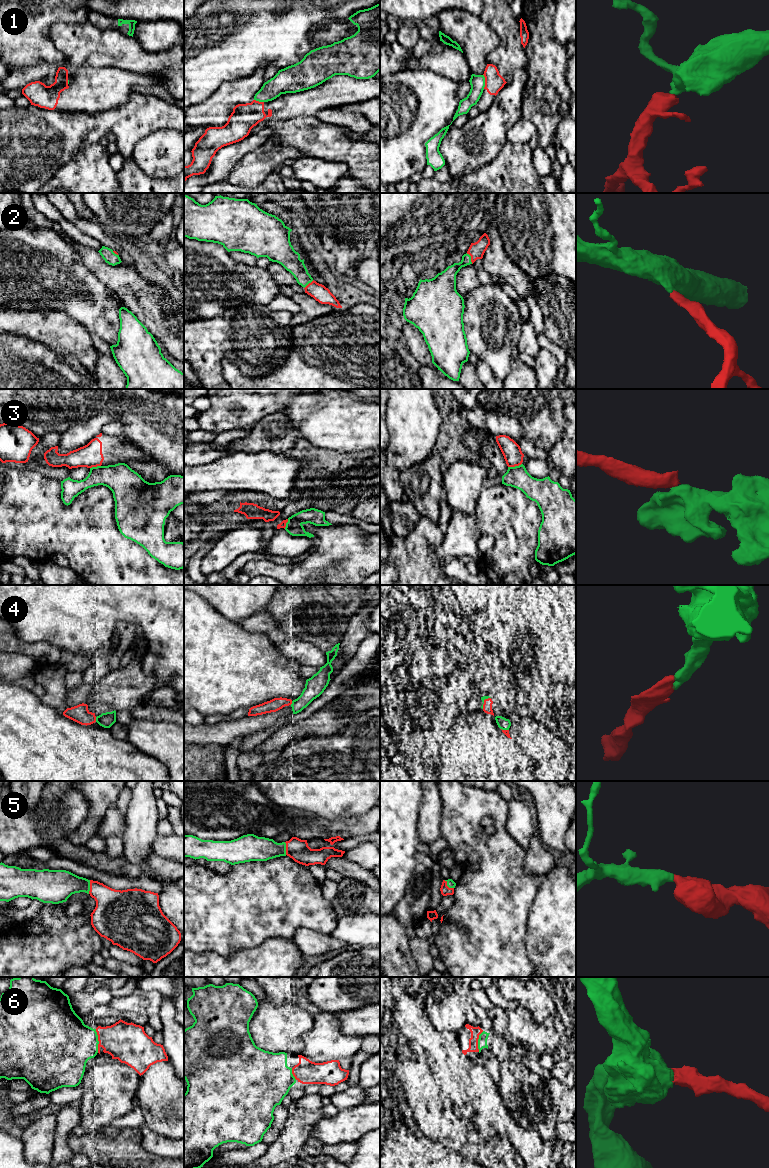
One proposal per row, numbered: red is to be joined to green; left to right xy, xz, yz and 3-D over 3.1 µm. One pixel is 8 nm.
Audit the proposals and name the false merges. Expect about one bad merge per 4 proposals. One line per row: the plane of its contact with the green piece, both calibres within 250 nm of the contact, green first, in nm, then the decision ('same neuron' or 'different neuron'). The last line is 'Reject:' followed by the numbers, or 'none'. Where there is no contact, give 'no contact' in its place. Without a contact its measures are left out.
1: yz | 120/160 nm | different neuron
2: yz | 140/130 nm | same neuron
3: yz | 180/150 nm | different neuron
4: xy | 120/140 nm | same neuron
5: xy | 260/280 nm | same neuron
6: xy | 420/320 nm | same neuron
Reject: 1, 3

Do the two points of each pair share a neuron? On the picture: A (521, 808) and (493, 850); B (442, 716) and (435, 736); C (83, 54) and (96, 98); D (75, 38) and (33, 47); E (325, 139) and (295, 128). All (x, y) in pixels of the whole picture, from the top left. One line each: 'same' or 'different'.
A: different
B: same
C: different
D: different
E: same

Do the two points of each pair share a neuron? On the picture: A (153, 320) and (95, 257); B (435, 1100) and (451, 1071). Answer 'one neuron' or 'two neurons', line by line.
A: one neuron
B: two neurons

